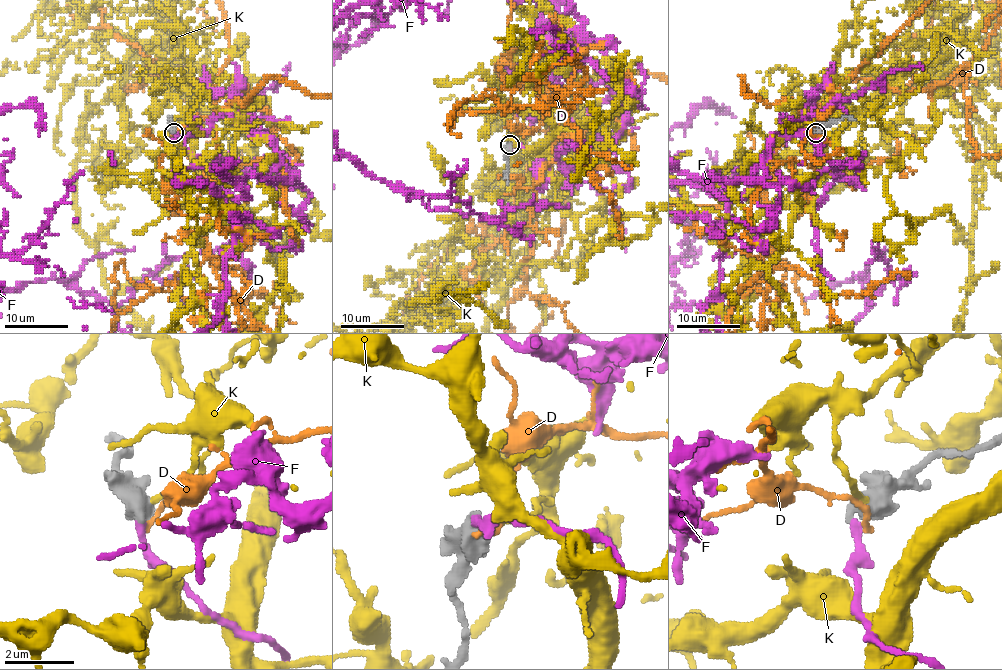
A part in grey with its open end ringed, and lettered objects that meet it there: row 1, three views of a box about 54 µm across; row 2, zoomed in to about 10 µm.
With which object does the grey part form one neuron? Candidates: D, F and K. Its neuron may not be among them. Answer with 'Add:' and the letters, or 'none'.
Add: F

